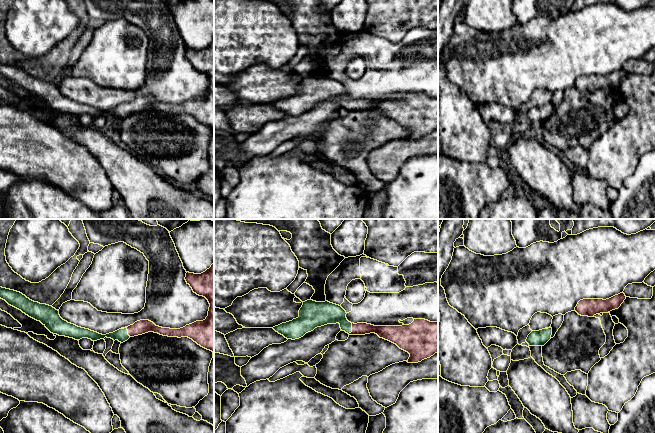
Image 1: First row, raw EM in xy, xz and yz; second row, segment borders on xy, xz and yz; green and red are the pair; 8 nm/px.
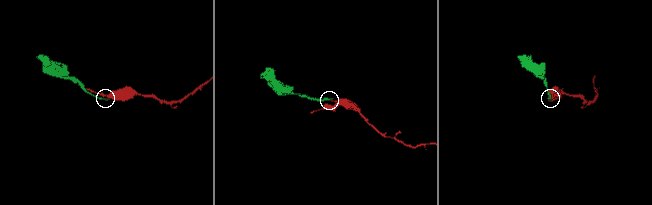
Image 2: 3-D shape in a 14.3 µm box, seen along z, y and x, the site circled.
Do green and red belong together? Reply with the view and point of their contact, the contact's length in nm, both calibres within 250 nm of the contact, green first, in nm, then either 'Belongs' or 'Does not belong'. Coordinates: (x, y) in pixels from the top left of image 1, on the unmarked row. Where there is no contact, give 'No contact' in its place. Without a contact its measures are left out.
Touches green at xy (127, 106). Shared border 100 nm. Thickness 100 nm (green) against 110 nm. Belongs

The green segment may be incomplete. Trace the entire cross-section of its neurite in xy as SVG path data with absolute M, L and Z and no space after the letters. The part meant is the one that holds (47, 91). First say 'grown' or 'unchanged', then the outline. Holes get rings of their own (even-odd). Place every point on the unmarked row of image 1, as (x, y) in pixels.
grown; M214 39L201 50L187 48L185 56L194 69L208 76L210 83L205 96L196 97L180 105L162 104L149 96L140 96L113 109L102 111L68 99L52 82L34 78L20 68L0 63L0 74L29 93L40 97L51 109L59 112L75 116L88 114L92 117L107 113L123 119L130 113L154 108L168 113L188 113L201 123L214 128Z

